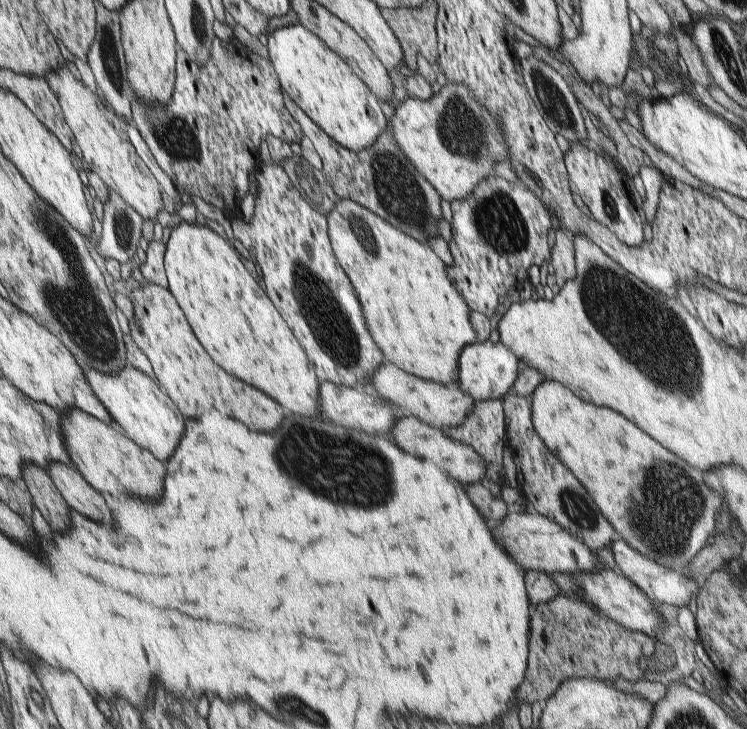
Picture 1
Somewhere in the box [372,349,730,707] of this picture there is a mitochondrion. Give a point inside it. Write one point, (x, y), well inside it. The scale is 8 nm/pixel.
(668, 493)

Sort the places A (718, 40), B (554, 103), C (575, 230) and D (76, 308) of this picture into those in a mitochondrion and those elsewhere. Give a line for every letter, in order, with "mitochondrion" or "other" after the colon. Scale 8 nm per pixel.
A: mitochondrion
B: mitochondrion
C: other
D: mitochondrion

